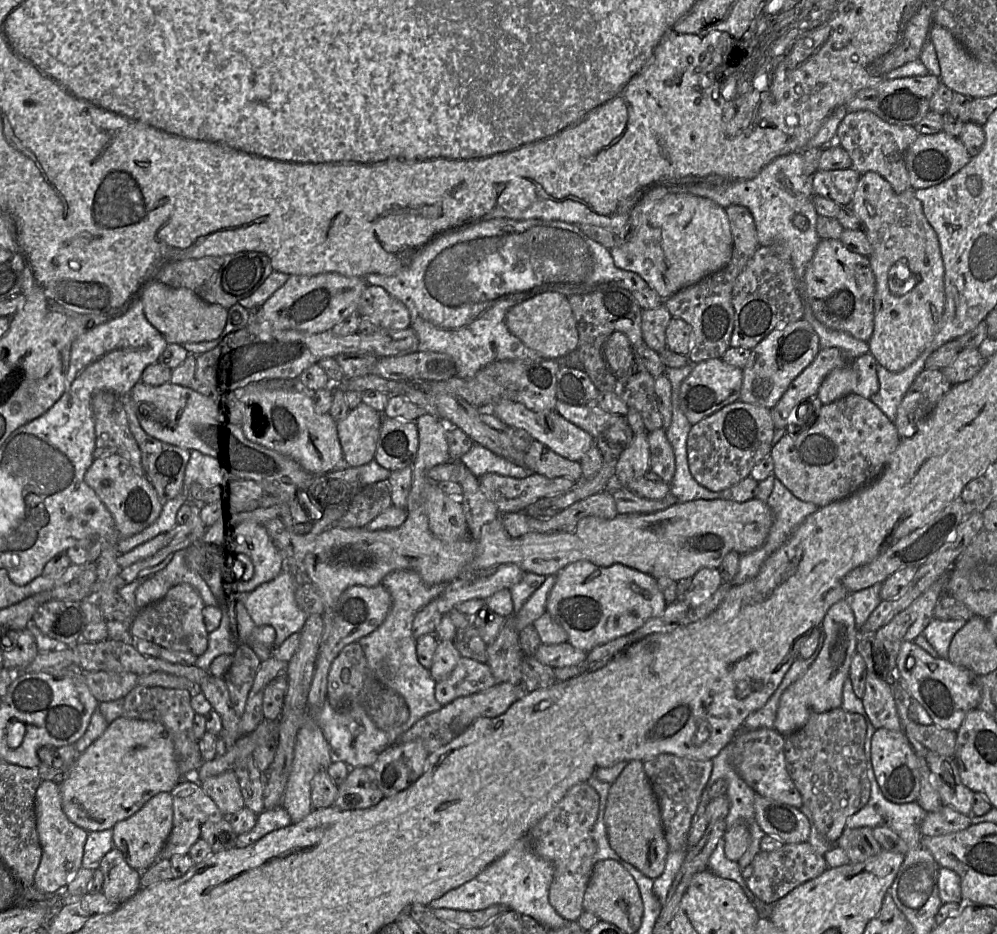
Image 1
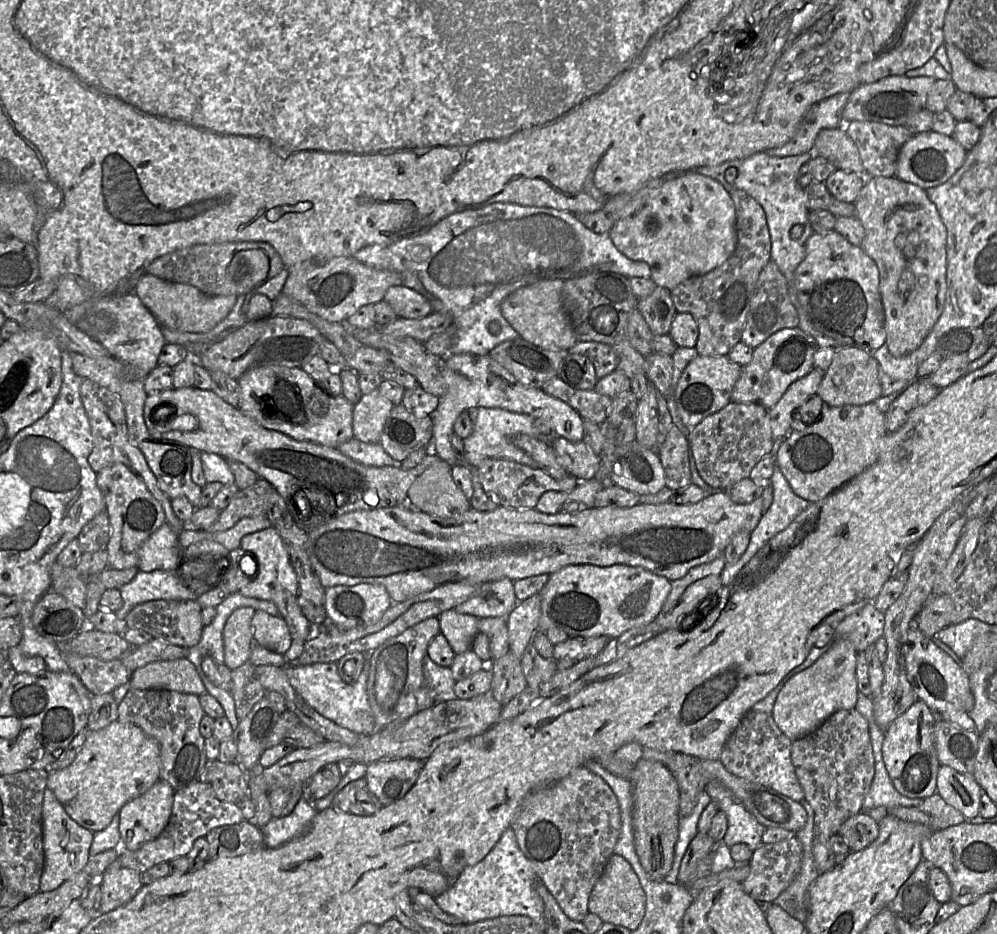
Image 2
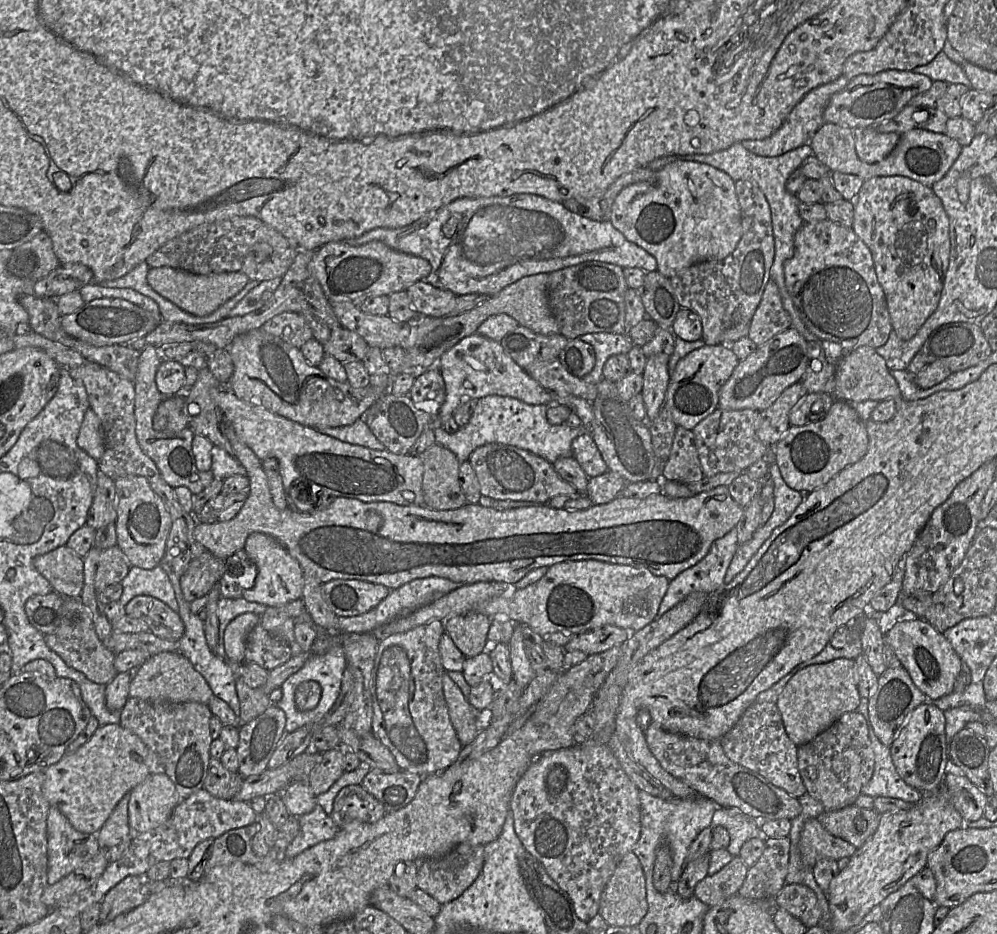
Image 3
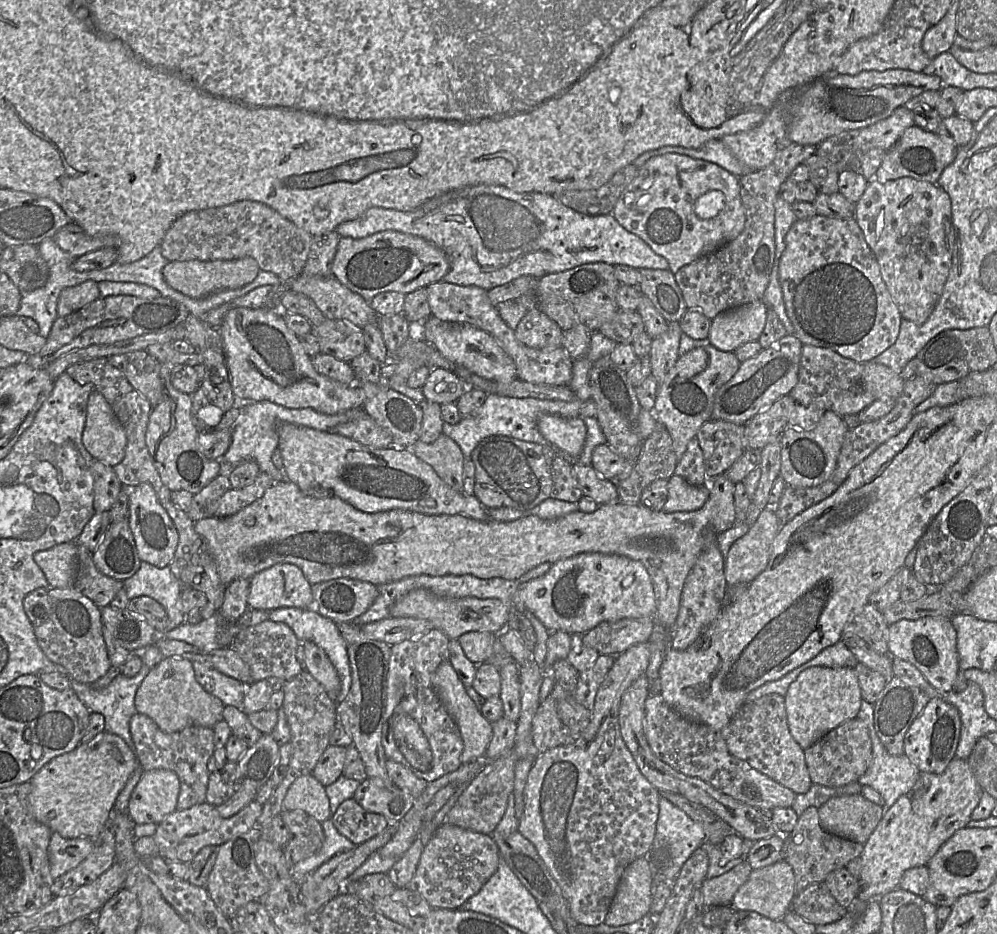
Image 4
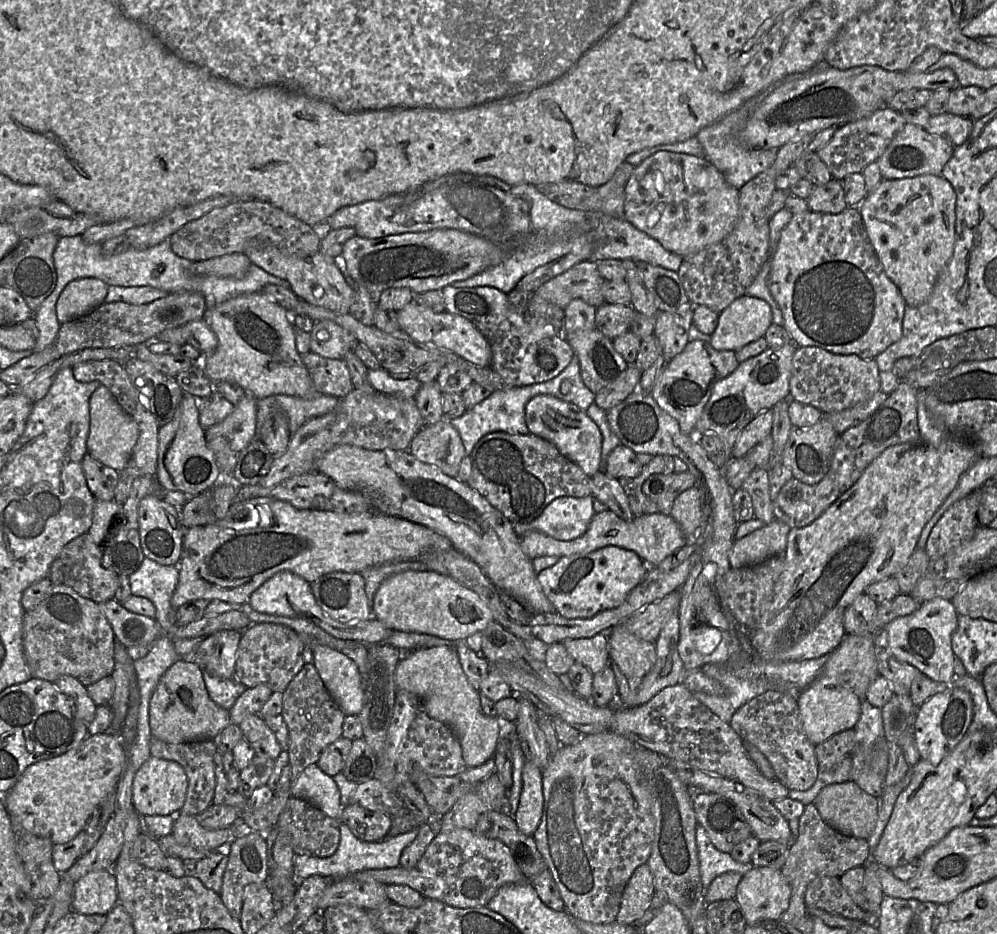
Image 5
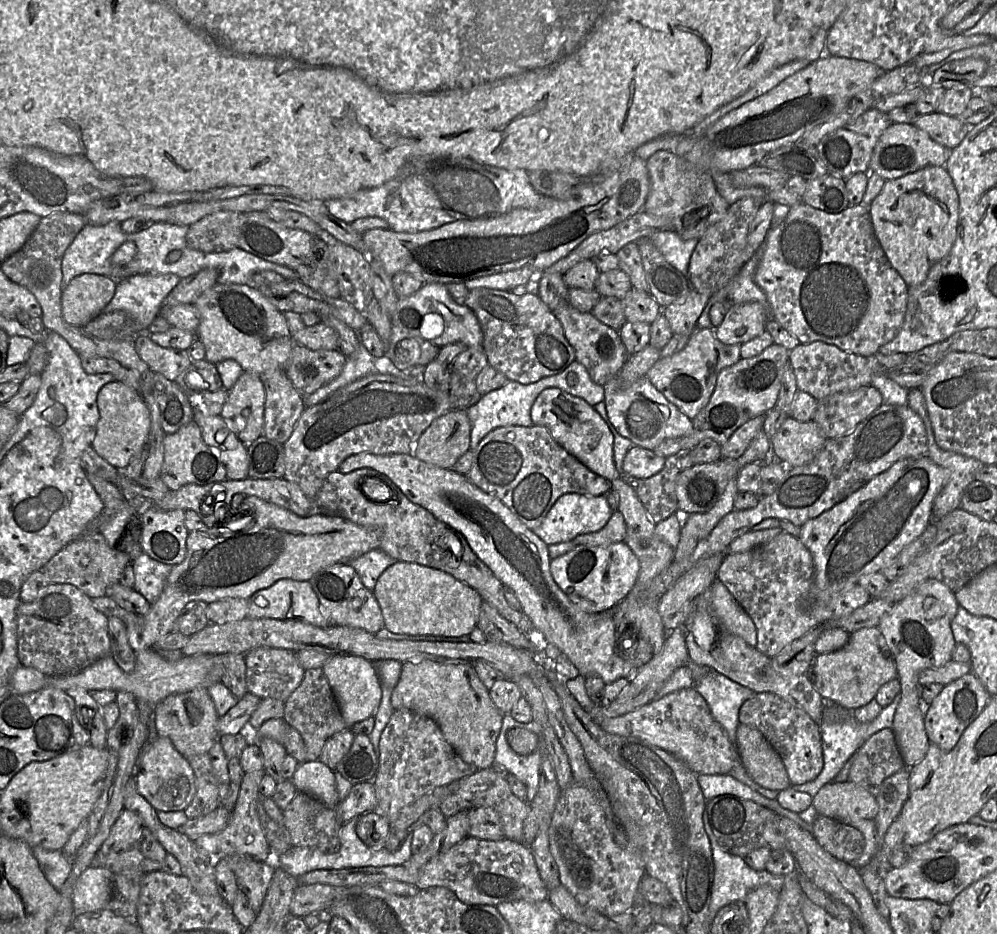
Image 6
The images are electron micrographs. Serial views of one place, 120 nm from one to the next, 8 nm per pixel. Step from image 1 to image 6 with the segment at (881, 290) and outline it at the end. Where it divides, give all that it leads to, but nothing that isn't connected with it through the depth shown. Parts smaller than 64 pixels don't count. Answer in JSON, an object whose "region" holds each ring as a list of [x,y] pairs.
{"region":[[[945,166],[926,167],[898,179],[885,180],[868,212],[880,248],[908,287],[922,284],[931,267],[947,256],[955,243],[959,199]]]}

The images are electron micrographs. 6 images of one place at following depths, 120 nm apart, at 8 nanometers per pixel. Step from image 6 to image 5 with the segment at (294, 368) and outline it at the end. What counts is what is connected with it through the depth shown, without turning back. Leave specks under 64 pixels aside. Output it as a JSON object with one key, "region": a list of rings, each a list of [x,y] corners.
{"region":[[[309,351],[302,355],[317,392],[342,398],[353,384],[347,364],[343,359],[331,359]]]}

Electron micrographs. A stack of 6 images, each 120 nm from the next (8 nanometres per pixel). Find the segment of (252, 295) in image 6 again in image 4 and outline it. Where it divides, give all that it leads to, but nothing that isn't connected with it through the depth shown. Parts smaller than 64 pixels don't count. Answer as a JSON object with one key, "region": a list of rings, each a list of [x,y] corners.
{"region":[[[237,307],[225,314],[217,329],[222,340],[222,351],[234,397],[242,403],[270,401],[290,409],[311,408],[329,415],[362,408],[366,399],[363,387],[357,383],[341,384],[317,372],[298,337],[288,328],[284,315],[281,309],[266,307]]]}

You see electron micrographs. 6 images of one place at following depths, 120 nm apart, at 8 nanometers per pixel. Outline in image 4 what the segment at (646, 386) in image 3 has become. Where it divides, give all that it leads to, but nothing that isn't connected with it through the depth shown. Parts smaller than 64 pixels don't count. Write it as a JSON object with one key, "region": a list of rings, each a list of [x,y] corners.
{"region":[[[670,322],[664,333],[652,339],[651,374],[655,377],[658,385],[664,381],[679,357],[678,348],[682,333],[679,322]]]}

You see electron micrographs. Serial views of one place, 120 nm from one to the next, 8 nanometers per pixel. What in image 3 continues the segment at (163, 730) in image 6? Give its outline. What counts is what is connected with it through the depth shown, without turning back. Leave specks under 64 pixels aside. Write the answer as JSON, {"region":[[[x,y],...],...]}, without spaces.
{"region":[[[163,652],[151,656],[137,668],[131,679],[129,696],[147,701],[198,702],[207,705],[214,694],[186,657],[178,652]]]}

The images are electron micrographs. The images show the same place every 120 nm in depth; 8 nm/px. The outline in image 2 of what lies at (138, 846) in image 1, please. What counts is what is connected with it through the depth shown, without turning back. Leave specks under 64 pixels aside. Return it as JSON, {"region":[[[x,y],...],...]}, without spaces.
{"region":[[[159,779],[150,789],[126,803],[118,812],[120,850],[136,851],[146,842],[156,839],[169,822],[175,790],[164,780]]]}

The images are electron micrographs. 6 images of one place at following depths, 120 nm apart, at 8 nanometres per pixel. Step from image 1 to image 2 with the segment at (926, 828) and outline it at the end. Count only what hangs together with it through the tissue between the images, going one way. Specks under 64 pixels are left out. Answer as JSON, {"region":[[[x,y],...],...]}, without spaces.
{"region":[[[938,793],[924,799],[918,807],[895,807],[889,809],[888,814],[905,822],[925,825],[933,831],[945,830],[967,822],[966,818],[948,805]]]}

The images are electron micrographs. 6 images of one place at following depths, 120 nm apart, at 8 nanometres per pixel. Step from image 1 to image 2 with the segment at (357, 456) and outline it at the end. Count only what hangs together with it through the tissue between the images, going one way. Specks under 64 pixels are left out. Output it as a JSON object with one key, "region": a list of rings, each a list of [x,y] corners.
{"region":[[[378,389],[362,395],[354,405],[353,437],[365,443],[379,443],[384,423],[393,406]]]}

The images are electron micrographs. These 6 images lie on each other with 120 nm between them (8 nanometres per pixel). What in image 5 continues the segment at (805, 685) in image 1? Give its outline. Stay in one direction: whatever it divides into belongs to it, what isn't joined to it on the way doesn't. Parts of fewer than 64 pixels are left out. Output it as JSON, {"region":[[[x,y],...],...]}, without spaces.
{"region":[[[818,680],[802,689],[796,697],[802,728],[808,739],[817,745],[834,734],[853,729],[861,714],[861,699],[844,687],[826,686]]]}

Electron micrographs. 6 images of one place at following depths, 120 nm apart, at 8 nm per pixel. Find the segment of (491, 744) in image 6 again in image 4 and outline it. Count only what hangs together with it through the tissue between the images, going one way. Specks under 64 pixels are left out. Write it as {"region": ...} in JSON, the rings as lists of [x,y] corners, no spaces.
{"region":[[[449,660],[442,662],[438,666],[434,673],[432,684],[445,709],[459,728],[464,743],[461,756],[462,763],[485,759],[485,754],[492,738],[492,723],[481,714],[476,703],[469,697],[464,684],[459,679]]]}

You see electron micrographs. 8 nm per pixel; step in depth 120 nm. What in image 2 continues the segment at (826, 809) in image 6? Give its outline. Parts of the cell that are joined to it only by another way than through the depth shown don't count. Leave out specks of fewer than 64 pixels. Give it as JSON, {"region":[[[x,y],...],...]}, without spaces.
{"region":[[[857,813],[843,822],[838,830],[851,853],[859,852],[878,837],[878,823],[866,813]]]}

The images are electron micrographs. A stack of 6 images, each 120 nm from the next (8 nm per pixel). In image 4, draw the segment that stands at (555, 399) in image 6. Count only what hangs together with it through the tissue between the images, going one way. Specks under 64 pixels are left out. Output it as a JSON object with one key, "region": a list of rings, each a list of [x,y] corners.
{"region":[[[541,415],[538,429],[548,444],[571,457],[578,457],[584,447],[587,428],[581,417]]]}

